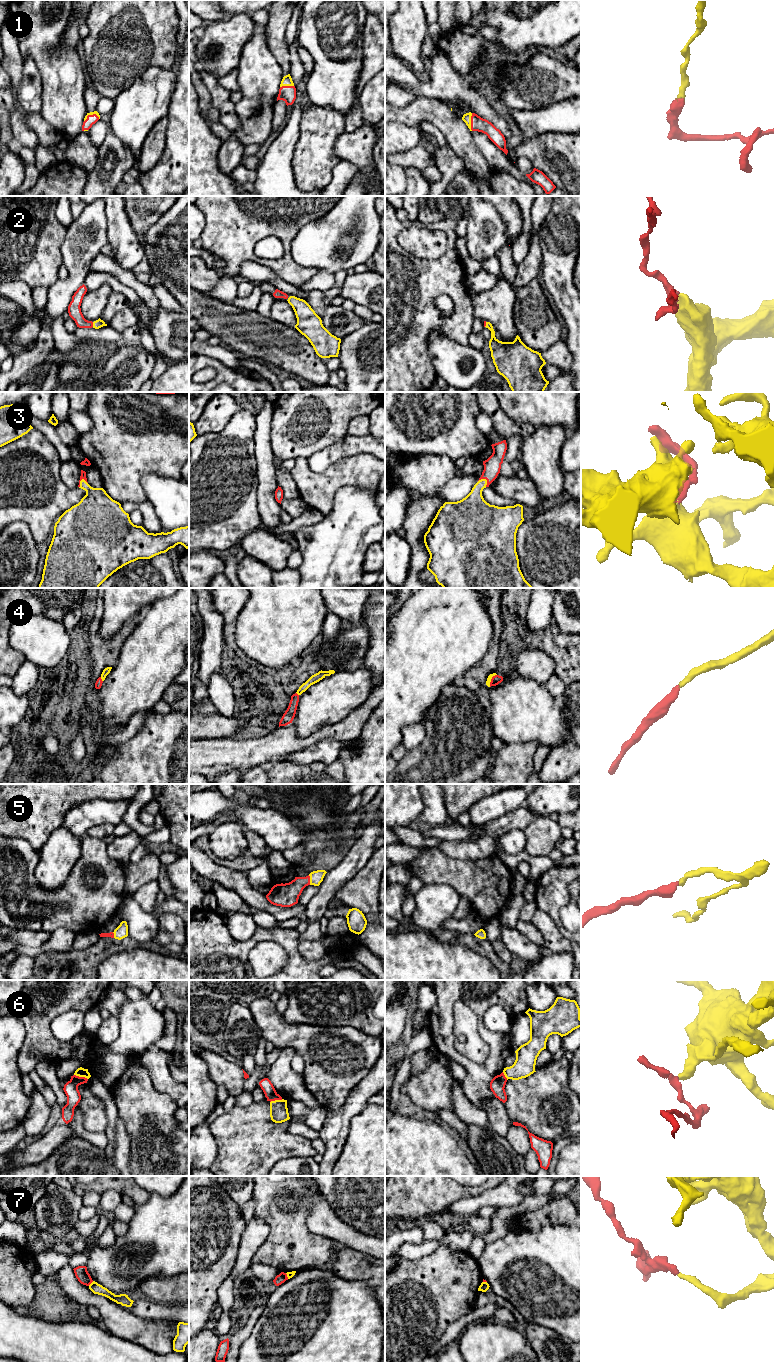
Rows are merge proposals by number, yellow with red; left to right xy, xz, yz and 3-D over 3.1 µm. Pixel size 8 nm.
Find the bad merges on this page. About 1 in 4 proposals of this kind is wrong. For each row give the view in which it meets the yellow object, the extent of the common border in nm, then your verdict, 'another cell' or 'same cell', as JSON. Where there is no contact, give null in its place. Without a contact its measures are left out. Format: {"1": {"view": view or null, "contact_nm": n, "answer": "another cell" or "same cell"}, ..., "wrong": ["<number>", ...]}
{"1": {"view": "yz", "contact_nm": 140, "answer": "same cell"}, "2": {"view": "xy", "contact_nm": 40, "answer": "same cell"}, "3": {"view": "yz", "contact_nm": 90, "answer": "same cell"}, "4": {"view": "yz", "contact_nm": 120, "answer": "same cell"}, "5": {"view": "xz", "contact_nm": 80, "answer": "same cell"}, "6": {"view": "xy", "contact_nm": 120, "answer": "another cell"}, "7": {"view": "xy", "contact_nm": 60, "answer": "another cell"}, "wrong": ["6", "7"]}

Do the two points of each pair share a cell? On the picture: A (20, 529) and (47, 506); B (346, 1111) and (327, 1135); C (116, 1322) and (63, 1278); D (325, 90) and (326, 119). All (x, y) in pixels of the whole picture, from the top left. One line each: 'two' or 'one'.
A: two
B: one
C: one
D: two

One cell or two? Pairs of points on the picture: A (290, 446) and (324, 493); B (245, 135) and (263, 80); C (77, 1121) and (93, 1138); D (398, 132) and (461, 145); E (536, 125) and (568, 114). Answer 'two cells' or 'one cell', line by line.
A: two cells
B: one cell
C: one cell
D: two cells
E: one cell

